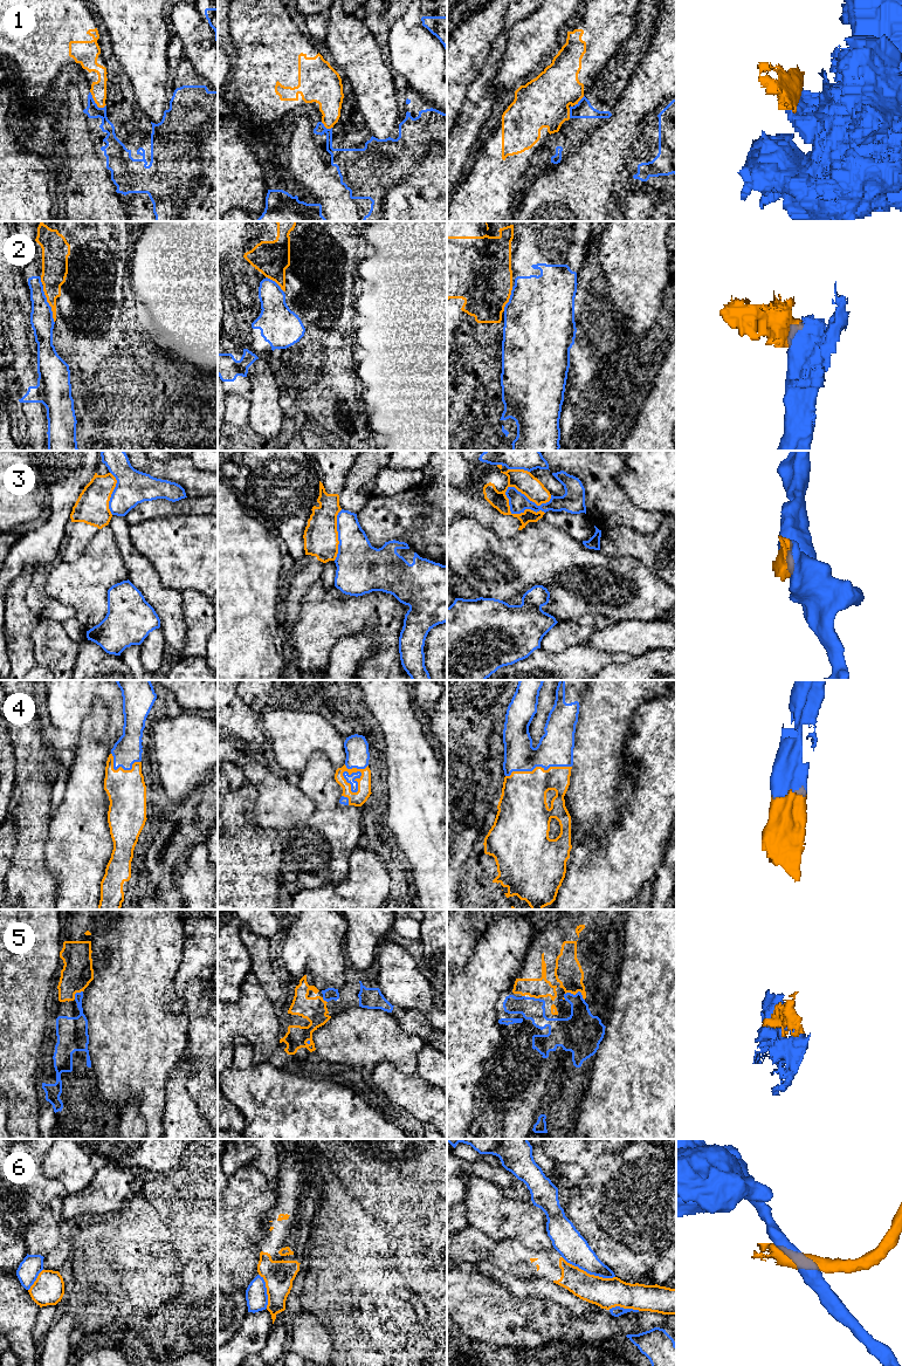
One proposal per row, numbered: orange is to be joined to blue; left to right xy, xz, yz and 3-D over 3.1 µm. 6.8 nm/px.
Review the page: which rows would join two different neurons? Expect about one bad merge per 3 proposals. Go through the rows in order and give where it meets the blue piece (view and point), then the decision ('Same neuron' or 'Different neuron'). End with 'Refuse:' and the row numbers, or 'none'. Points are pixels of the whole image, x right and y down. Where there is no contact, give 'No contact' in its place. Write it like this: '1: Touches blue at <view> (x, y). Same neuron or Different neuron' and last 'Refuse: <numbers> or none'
1: Touches blue at xy (94, 102). Different neuron
2: Touches blue at xy (48, 304). Different neuron
3: Touches blue at yz (528, 499). Different neuron
4: Touches blue at xz (357, 777). Same neuron
5: Touches blue at yz (577, 993). Same neuron
6: Touches blue at yz (589, 1272). Different neuron
Refuse: 1, 2, 3, 6

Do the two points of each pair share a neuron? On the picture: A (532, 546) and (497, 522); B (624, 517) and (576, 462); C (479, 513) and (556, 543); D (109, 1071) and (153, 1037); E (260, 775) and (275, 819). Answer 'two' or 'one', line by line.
A: two
B: one
C: two
D: one
E: one

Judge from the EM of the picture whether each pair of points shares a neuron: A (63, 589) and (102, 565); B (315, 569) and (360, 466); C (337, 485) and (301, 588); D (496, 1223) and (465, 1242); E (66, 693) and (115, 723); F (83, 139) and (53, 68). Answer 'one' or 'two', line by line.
A: one
B: two
C: one
D: two
E: one
F: two

